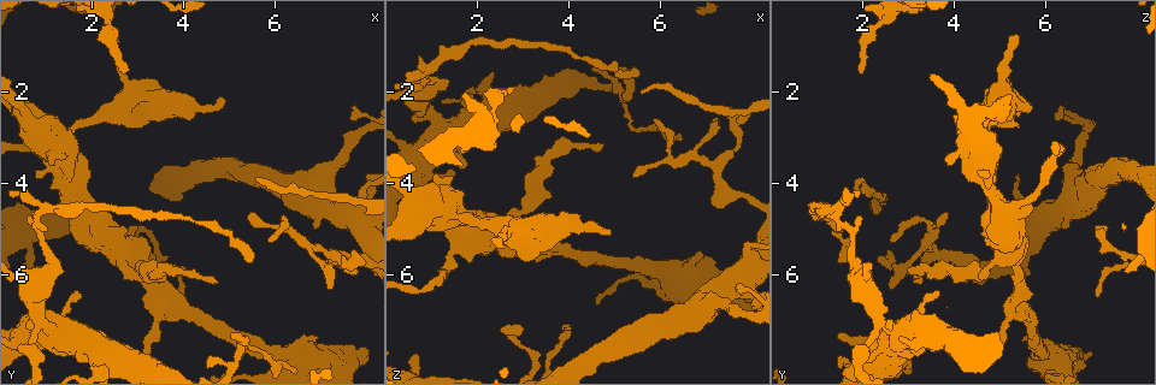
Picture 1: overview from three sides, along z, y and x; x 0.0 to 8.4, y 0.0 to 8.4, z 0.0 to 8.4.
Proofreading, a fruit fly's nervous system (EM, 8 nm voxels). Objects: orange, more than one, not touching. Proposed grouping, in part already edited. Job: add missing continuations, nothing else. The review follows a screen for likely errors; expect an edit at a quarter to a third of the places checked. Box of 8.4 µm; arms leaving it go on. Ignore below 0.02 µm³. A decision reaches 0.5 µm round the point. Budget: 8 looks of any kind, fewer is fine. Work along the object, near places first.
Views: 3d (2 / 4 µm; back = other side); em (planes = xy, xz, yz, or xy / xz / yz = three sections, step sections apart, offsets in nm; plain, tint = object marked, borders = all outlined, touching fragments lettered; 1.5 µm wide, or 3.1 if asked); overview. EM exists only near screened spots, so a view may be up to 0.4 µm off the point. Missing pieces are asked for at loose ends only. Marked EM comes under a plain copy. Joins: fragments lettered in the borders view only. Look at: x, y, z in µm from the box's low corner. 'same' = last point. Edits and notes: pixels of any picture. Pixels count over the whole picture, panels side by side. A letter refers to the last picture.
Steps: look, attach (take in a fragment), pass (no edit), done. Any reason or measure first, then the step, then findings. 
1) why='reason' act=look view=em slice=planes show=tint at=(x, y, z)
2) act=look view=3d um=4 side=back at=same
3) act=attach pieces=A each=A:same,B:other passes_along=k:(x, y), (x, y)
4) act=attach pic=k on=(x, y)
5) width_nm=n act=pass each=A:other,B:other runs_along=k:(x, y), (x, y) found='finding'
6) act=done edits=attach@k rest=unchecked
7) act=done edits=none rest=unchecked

why='an open end' act=look view=3d um=4 at=(0.70, 6.00, 7.70)

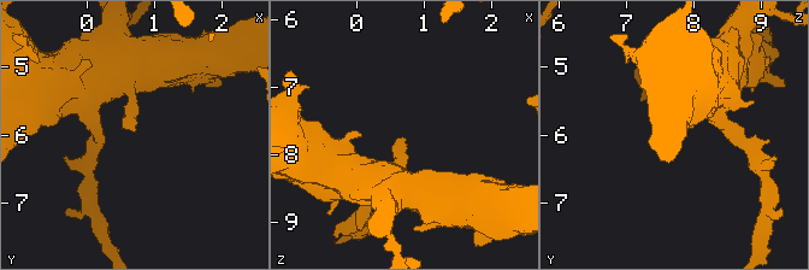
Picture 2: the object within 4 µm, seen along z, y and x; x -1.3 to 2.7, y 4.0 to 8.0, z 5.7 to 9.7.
act=look view=em slice=planes show=borders at=(0.70, 5.90, 7.75)

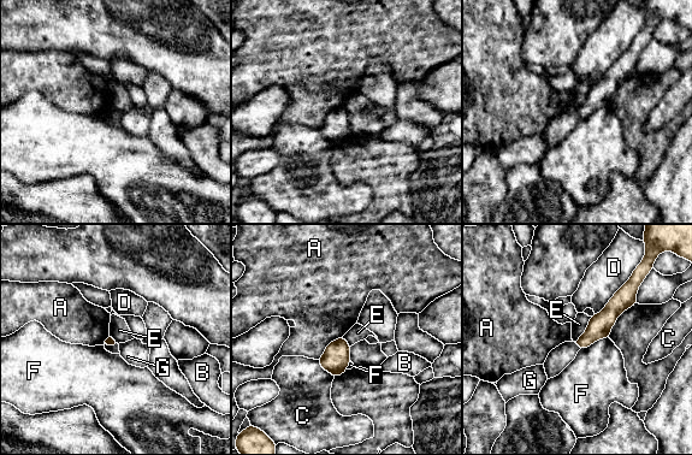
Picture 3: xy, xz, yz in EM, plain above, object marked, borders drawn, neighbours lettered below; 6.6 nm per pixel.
act=pass each=A:other,B:other,C:other,D:other,E:other,F:other,G:other found='no lettered fragment goes on from it'

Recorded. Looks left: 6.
act=look view=3d um=2 at=(2.65, 1.65, 2.05)

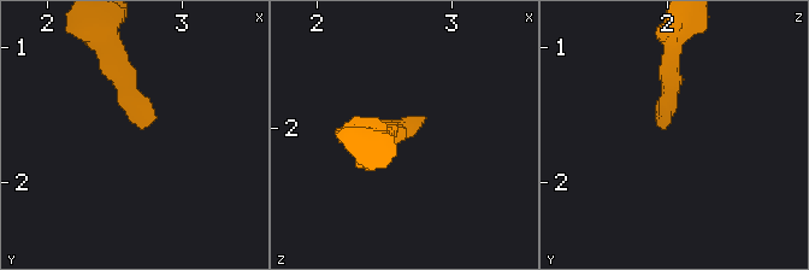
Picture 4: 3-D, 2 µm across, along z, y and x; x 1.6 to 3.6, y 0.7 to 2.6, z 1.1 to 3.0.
act=look view=em slice=xy step=8 show=borders at=(2.72, 1.60, 2.00)

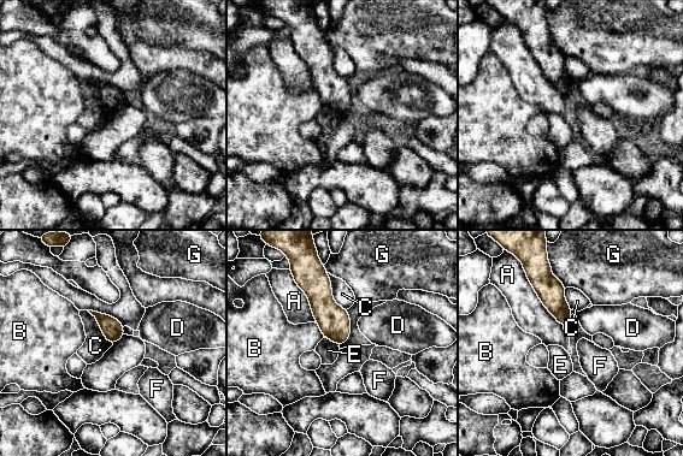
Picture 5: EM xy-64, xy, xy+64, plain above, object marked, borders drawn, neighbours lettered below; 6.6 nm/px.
act=pass each=A:other,B:other,C:other,D:other,E:other,F:other,G:other border=5:(527, 277), (542, 305), (563, 326) found='no lettered fragment goes on from it'

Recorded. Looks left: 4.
why='end of a long branch' act=look view=em slice=planes show=borders at=(5.45, 5.75, 1.55)

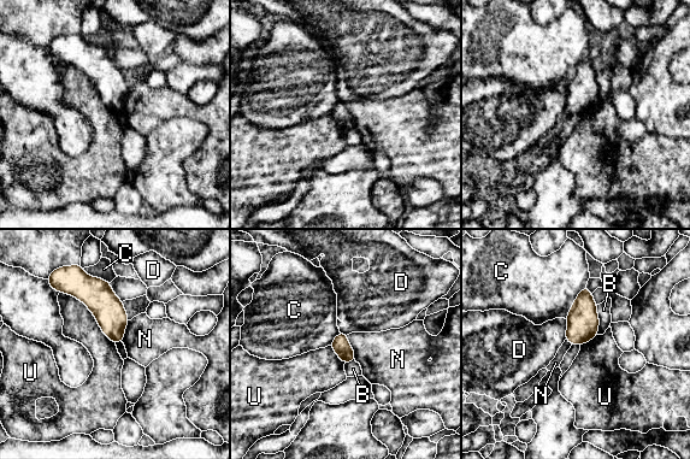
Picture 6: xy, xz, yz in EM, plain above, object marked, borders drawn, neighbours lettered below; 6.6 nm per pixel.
act=pass each=B:other,C:other,D:other,N:other,U:other border=6:(346, 335), (355, 359) found='none of them fits'

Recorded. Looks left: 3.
act=done edits=none rest=unchecked

